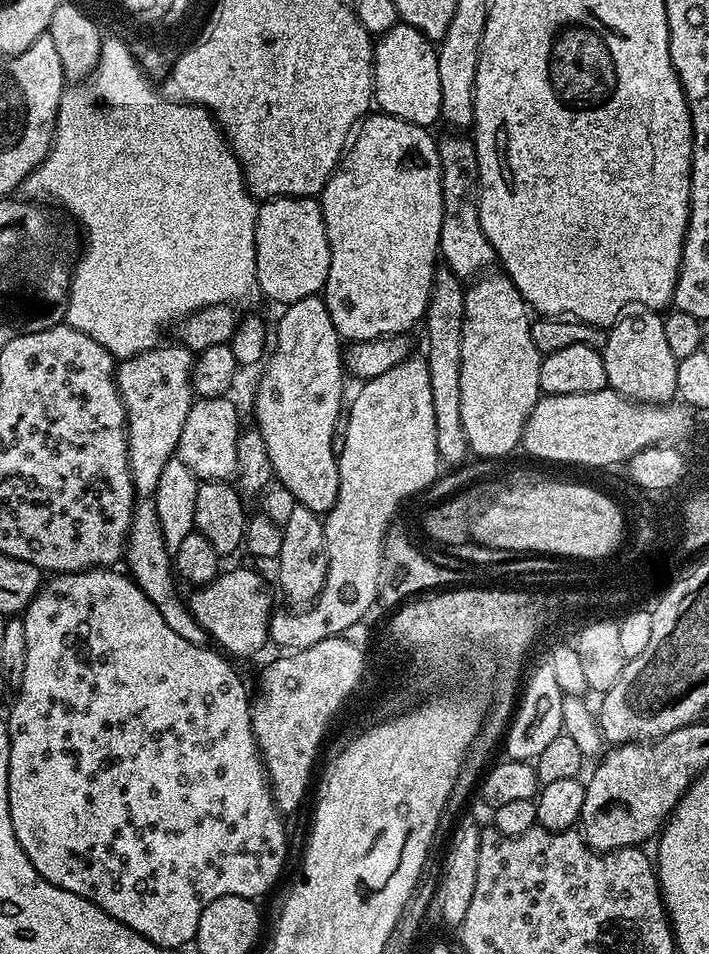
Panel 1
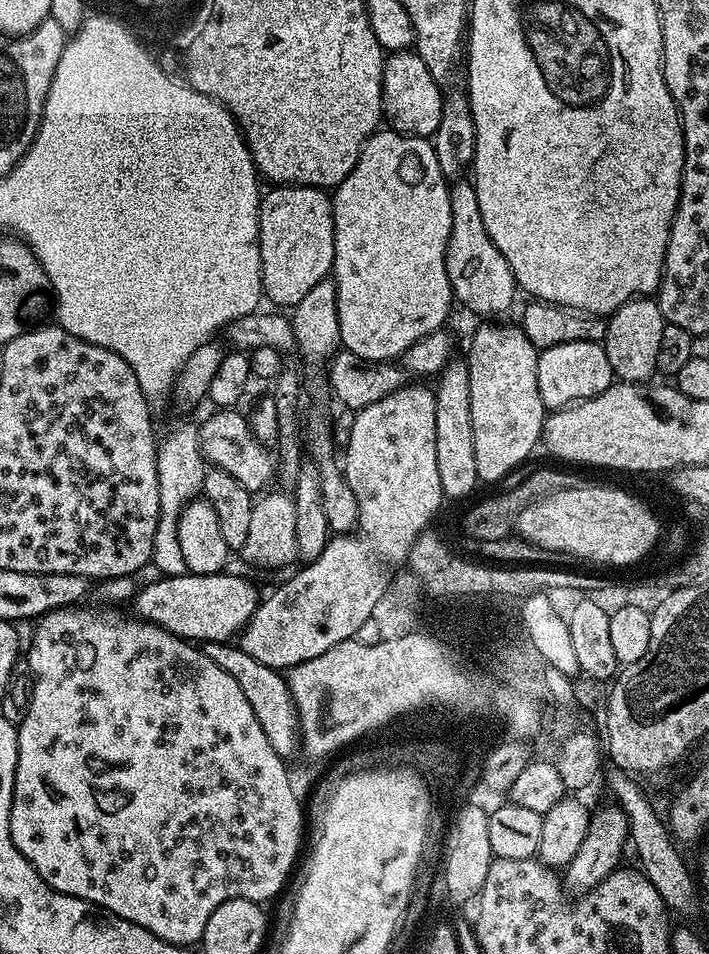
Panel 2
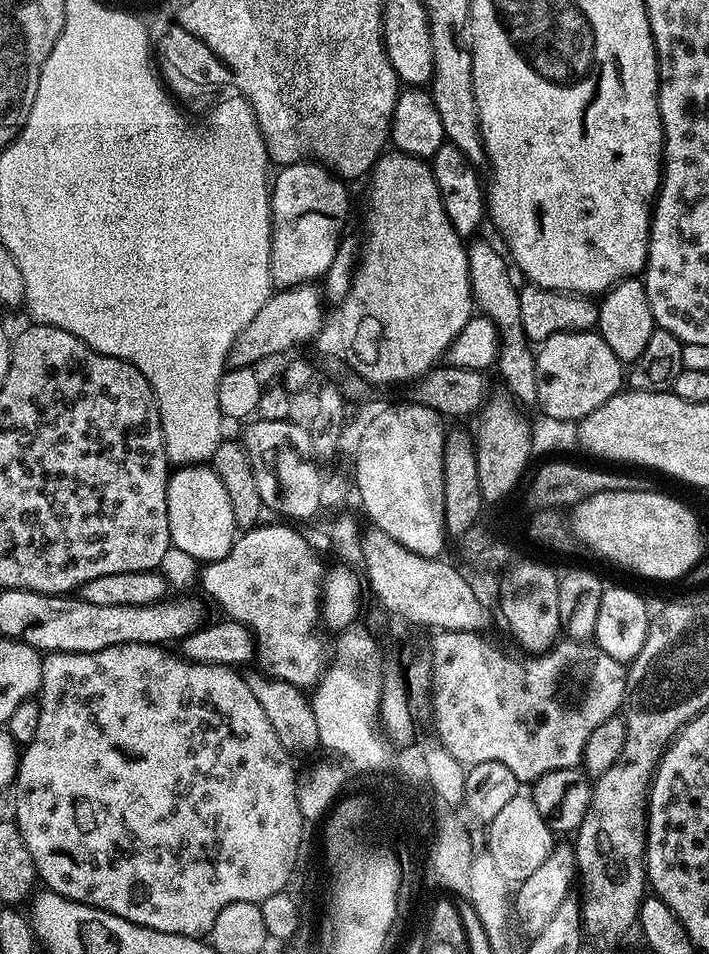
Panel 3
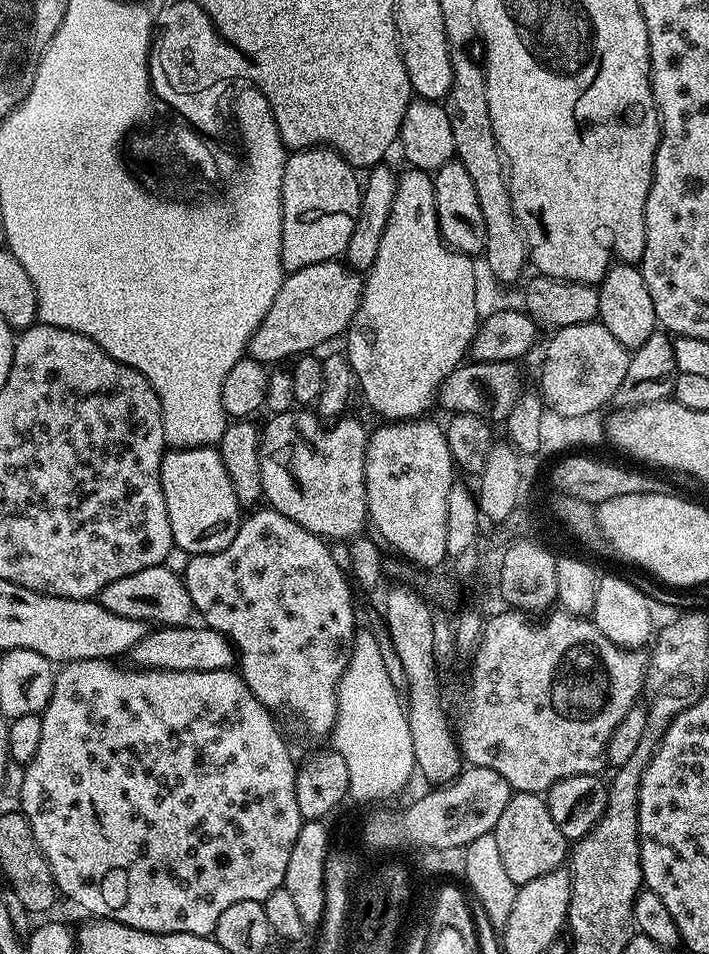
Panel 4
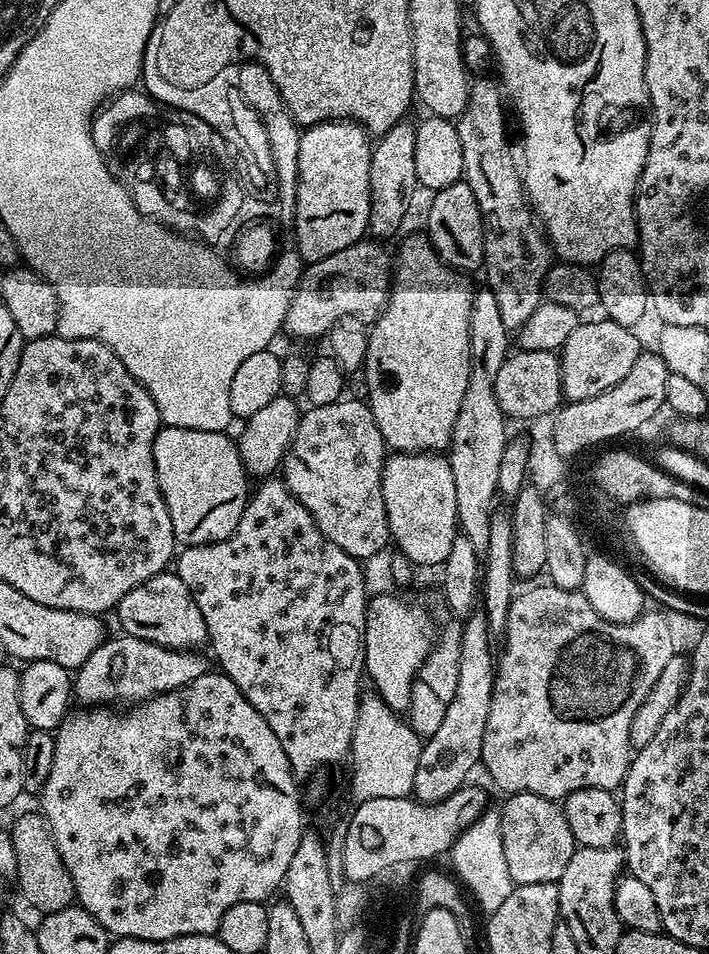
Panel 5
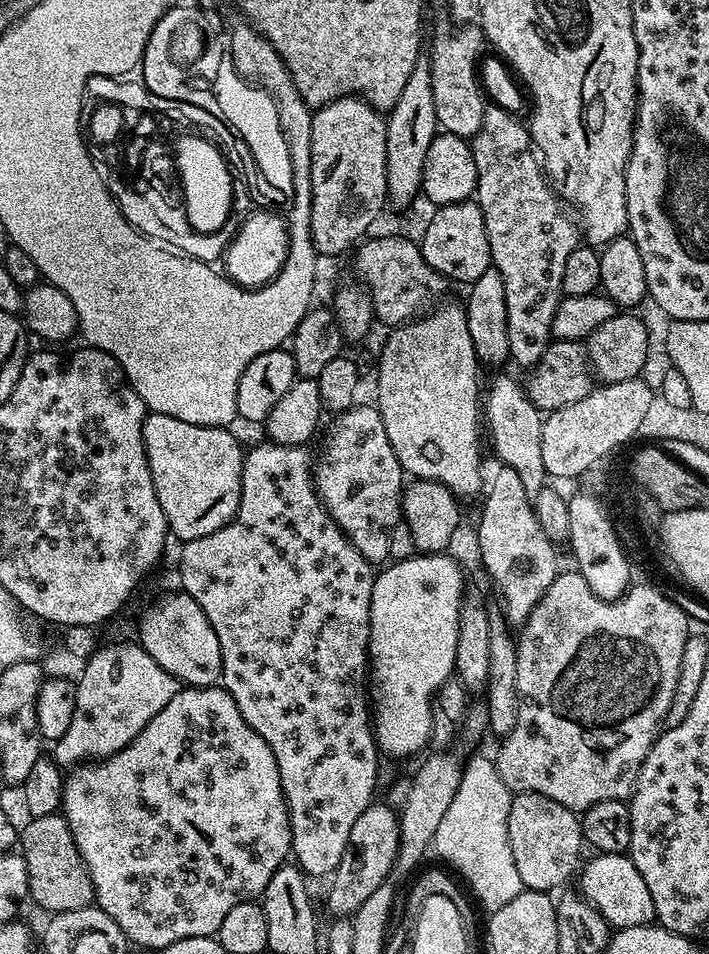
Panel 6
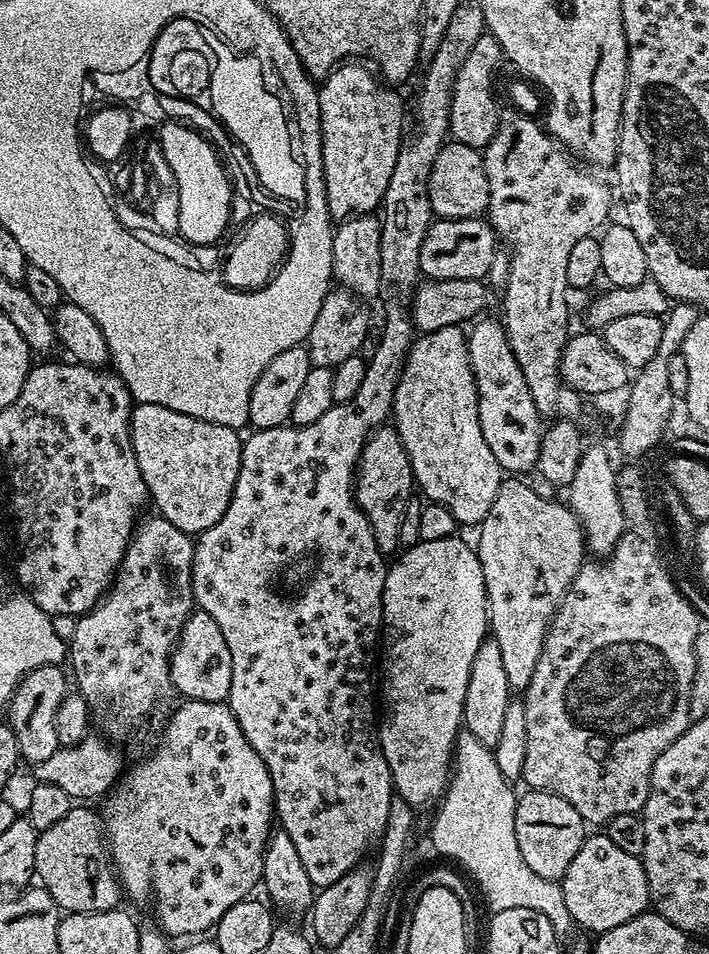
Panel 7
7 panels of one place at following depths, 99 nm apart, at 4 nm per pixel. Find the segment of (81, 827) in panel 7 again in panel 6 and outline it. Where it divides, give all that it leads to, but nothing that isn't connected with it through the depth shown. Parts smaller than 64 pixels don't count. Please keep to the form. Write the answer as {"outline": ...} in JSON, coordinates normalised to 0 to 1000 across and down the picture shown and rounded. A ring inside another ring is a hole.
{"outline":[[[85,851],[45,858],[37,870],[27,873],[25,893],[37,904],[39,939],[54,951],[63,952],[68,958],[116,954],[131,947],[121,904],[104,883],[104,874],[93,857]]]}

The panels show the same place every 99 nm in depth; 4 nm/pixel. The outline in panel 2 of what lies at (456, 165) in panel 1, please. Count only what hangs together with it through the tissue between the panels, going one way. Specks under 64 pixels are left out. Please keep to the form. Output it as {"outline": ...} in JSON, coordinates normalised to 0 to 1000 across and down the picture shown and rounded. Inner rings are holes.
{"outline":[[[650,187],[632,198],[635,203],[635,254],[629,258],[629,287],[635,291],[642,318],[661,323],[677,333],[705,333],[722,323],[731,299],[719,283],[719,275],[708,270],[708,262],[697,258],[680,233],[680,219],[674,216],[670,192]]]}

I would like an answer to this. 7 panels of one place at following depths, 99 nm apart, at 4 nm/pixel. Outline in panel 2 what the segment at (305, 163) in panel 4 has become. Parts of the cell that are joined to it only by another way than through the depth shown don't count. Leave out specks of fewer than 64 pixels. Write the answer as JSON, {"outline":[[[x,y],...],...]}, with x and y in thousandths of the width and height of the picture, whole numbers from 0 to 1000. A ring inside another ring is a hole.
{"outline":[[[398,193],[379,198],[367,211],[367,290],[371,309],[377,313],[379,310],[391,324],[412,325],[467,286],[471,275],[468,206],[458,198],[436,193]]]}

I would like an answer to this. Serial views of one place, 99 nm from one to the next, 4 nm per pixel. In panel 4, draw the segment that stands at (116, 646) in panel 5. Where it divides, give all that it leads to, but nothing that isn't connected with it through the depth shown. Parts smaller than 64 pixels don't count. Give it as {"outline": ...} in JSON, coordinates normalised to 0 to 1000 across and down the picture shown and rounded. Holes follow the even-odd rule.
{"outline":[[[226,656],[202,667],[183,684],[185,695],[193,700],[233,700],[241,704],[300,704],[326,701],[336,689],[327,672],[307,660],[292,656]]]}

